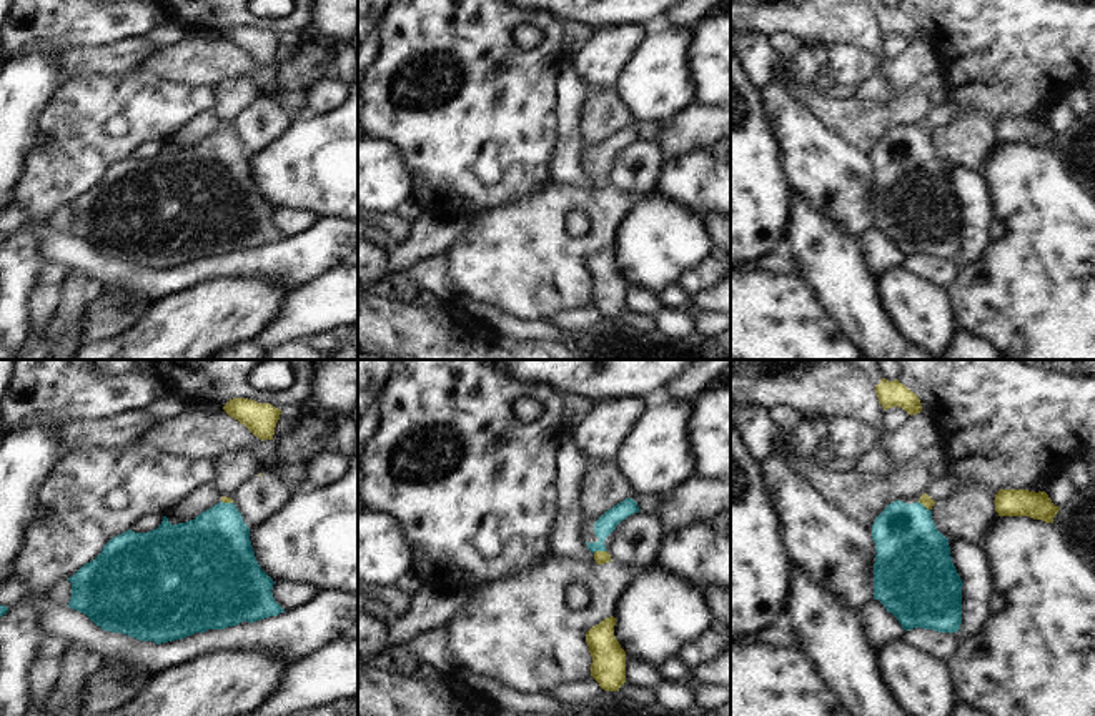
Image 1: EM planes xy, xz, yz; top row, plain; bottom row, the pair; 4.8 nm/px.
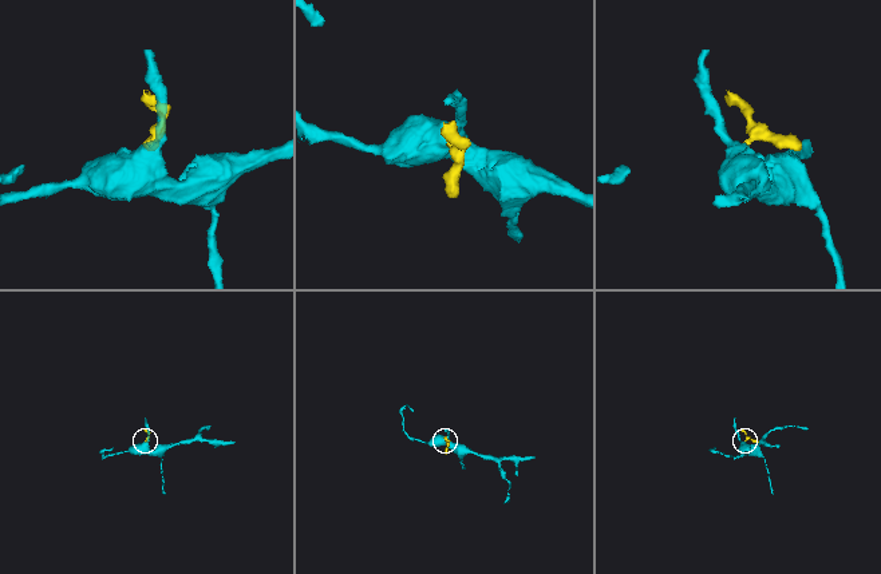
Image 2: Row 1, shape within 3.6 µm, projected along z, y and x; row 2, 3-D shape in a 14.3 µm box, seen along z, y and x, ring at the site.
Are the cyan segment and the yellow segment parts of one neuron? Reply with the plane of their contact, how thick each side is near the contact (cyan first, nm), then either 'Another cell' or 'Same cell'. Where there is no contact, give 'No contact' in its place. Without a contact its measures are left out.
Touches cyan in xz. Thickness 90 nm (cyan) against 60 nm. Another cell.

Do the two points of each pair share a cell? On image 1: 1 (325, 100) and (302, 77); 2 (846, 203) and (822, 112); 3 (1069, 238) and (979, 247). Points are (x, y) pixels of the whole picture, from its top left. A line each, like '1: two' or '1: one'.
1: two
2: two
3: two

